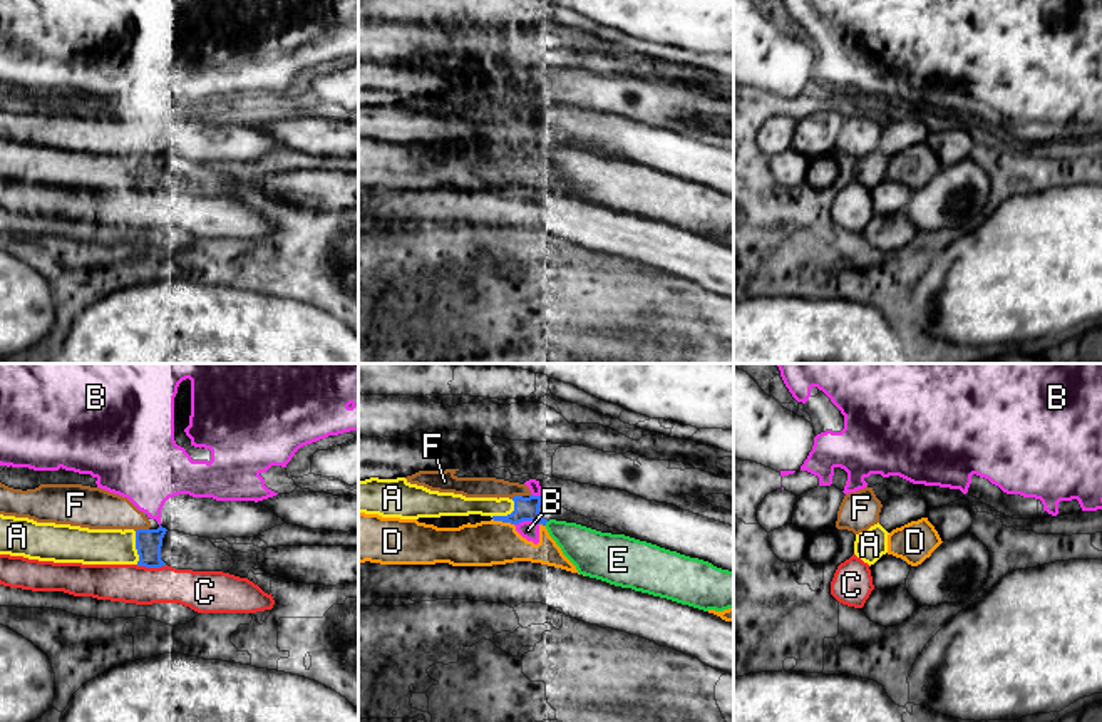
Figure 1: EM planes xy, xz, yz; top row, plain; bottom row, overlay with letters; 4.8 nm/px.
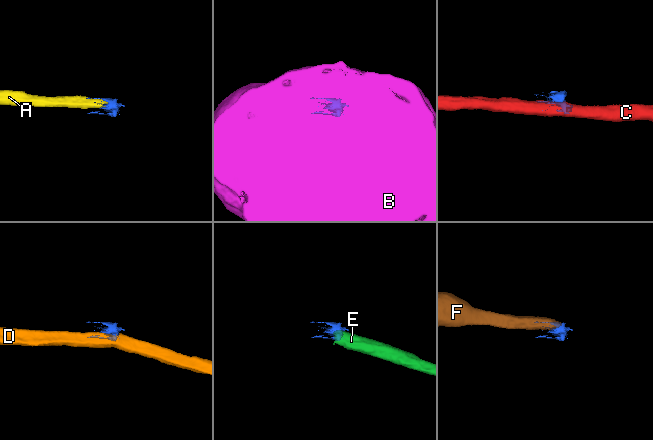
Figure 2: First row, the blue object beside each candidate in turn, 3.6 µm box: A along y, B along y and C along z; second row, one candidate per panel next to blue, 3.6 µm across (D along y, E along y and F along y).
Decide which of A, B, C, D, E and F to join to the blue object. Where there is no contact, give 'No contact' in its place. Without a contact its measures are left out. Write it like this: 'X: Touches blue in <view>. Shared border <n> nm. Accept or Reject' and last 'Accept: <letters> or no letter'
A: Touches blue in xy. Shared border 160 nm. Accept
B: Touches blue in xz. Shared border 120 nm. Reject
C: Touches blue in xy. Shared border 150 nm. Reject
D: Touches blue in xz. Shared border 110 nm. Reject
E: Touches blue in xz. Shared border 30 nm. Reject
F: Touches blue in xy. Shared border 70 nm. Reject
Accept: A

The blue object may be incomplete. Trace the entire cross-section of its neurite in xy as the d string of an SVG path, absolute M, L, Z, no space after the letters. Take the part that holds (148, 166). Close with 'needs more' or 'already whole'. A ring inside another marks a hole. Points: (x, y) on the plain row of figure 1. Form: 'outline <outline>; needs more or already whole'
outline M0 139L0 179L82 189L229 196L234 184L209 162L157 154L89 154Z; needs more

